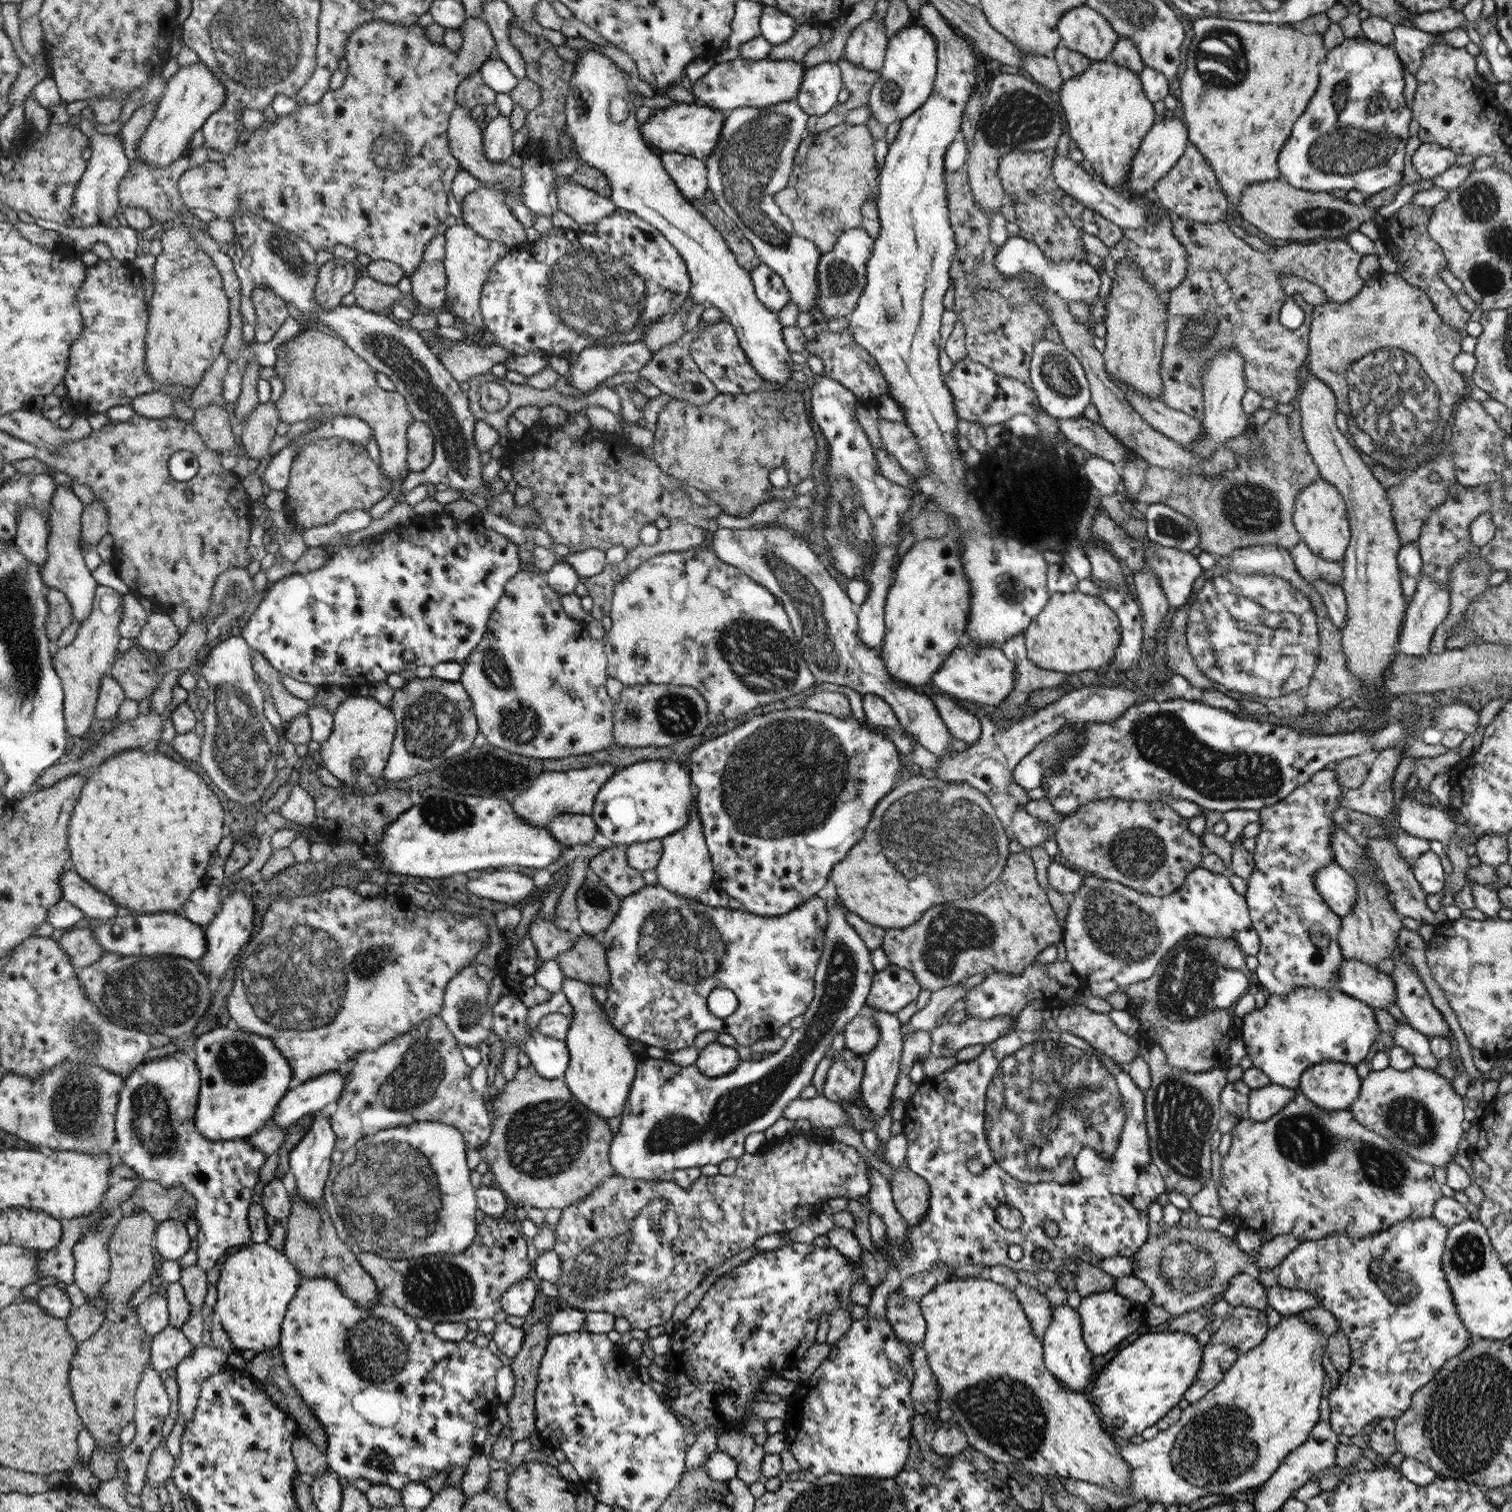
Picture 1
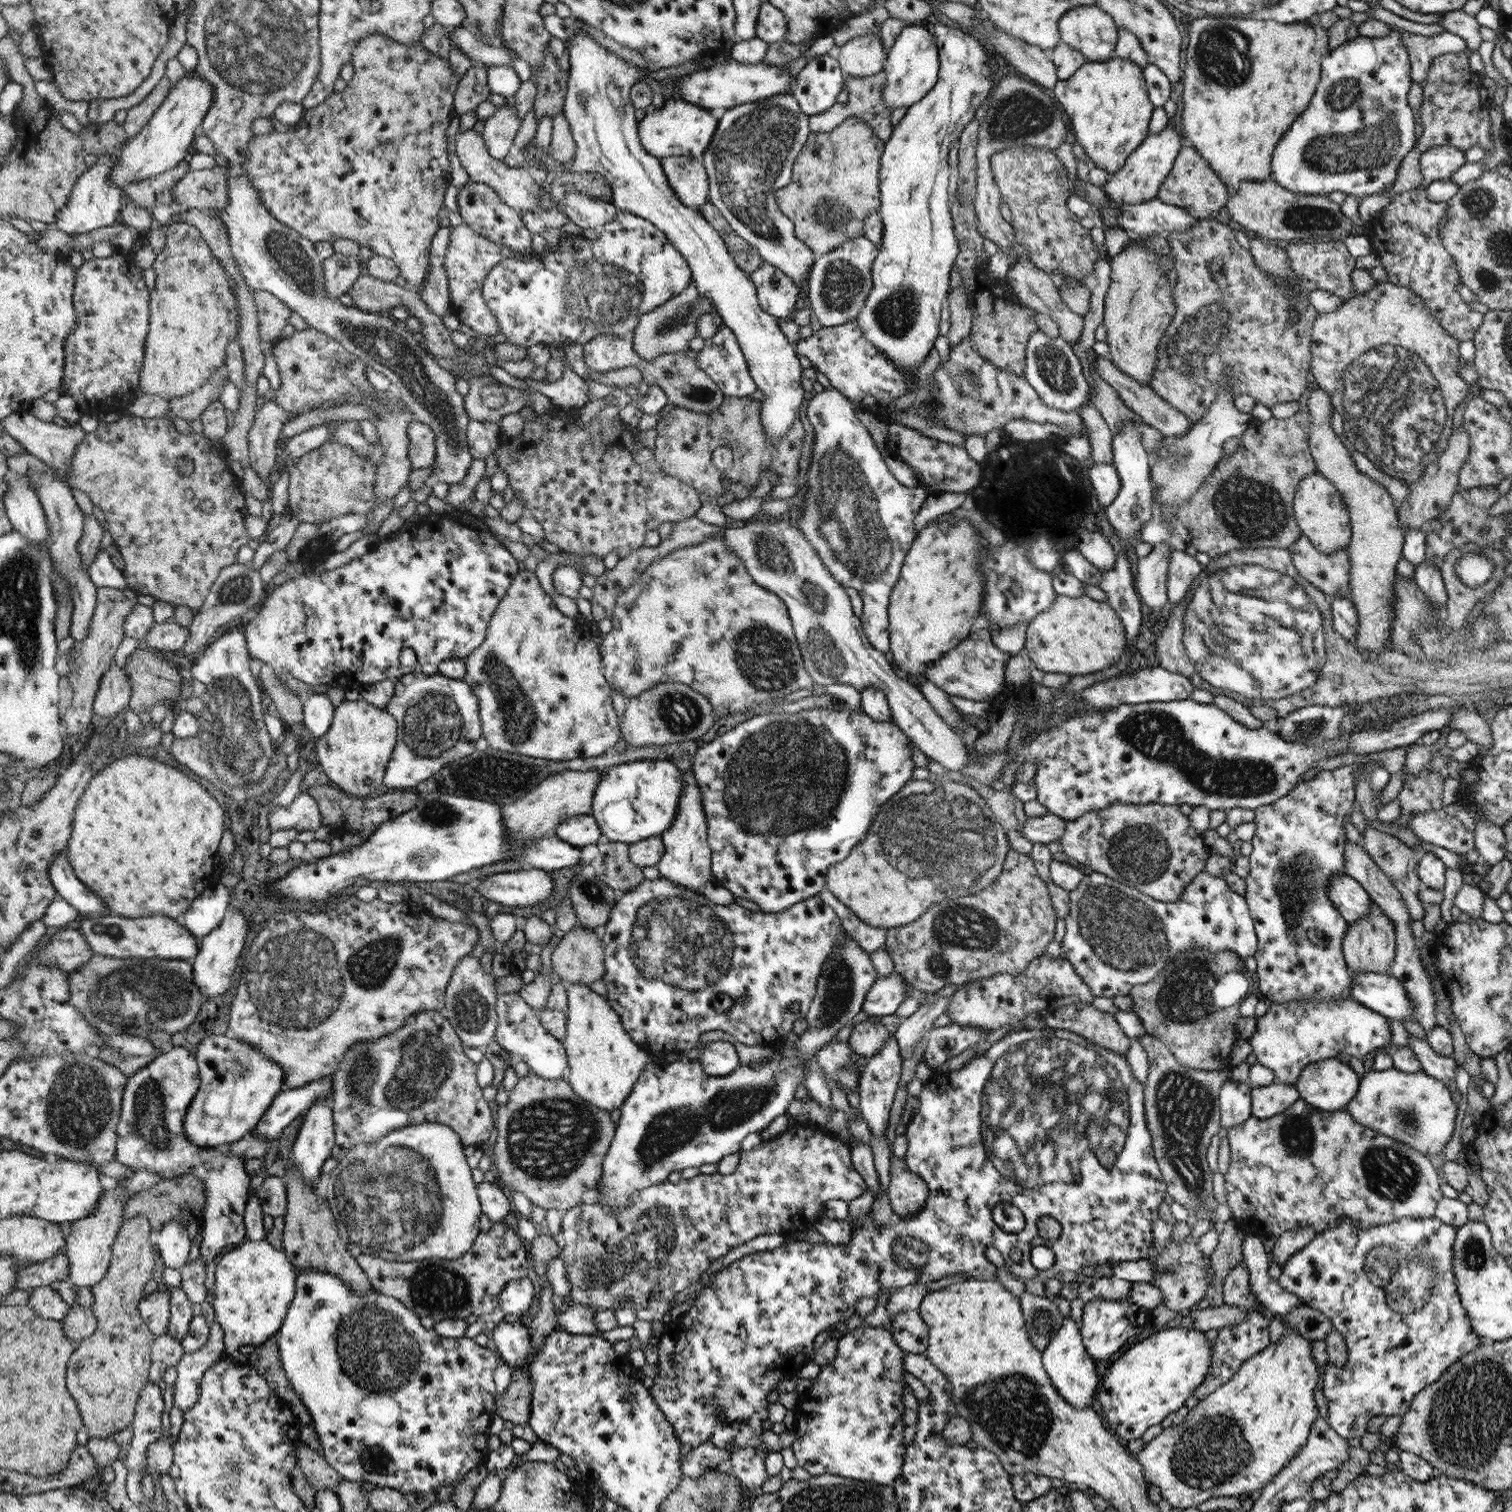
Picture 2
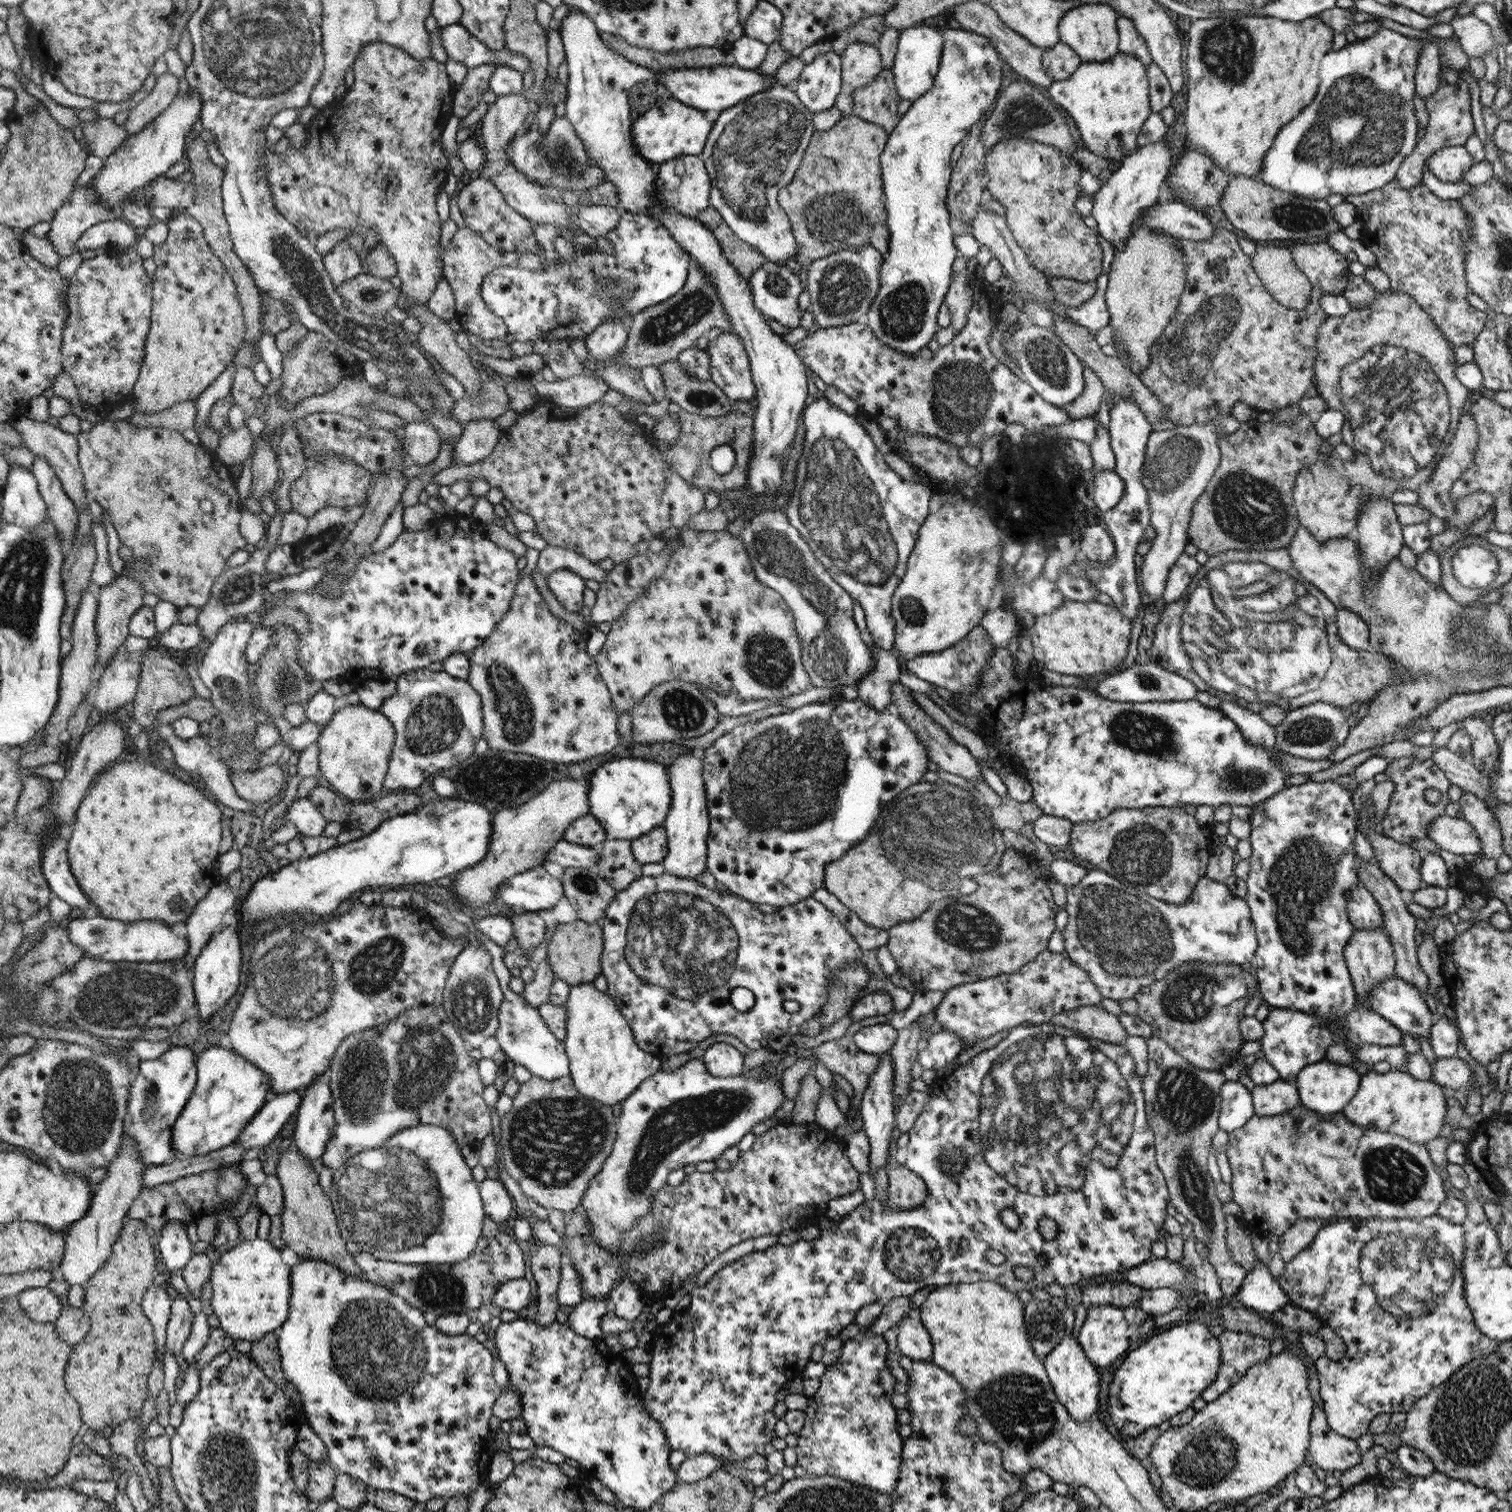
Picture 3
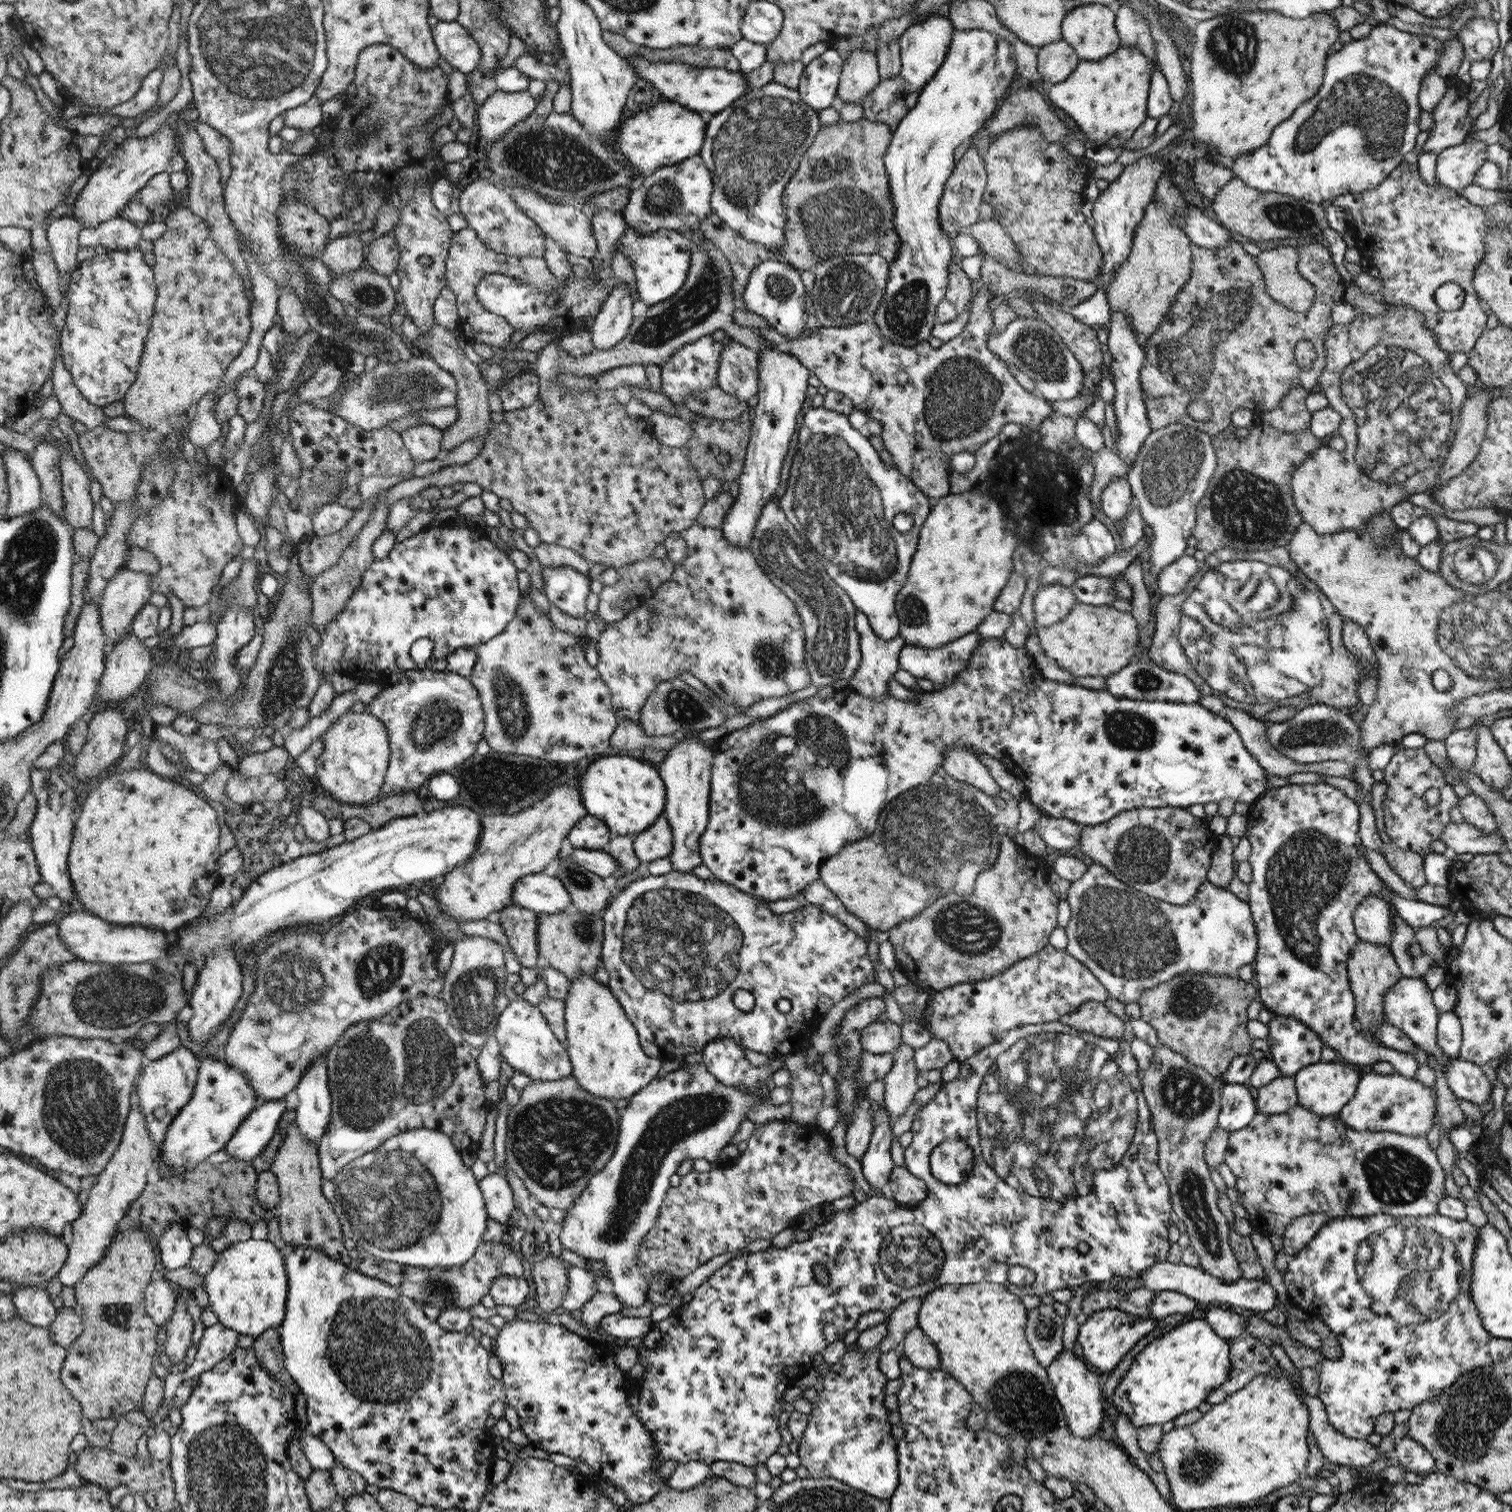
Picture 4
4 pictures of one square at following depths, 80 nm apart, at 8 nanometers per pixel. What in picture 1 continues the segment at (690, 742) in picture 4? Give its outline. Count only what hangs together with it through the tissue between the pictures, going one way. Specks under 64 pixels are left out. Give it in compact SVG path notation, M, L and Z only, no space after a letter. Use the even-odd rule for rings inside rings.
M696 804L690 810L690 822L687 825L683 831L662 840L663 856L655 868L658 883L678 896L706 901L706 891L714 883L715 869L711 861L711 851L704 837L703 819Z

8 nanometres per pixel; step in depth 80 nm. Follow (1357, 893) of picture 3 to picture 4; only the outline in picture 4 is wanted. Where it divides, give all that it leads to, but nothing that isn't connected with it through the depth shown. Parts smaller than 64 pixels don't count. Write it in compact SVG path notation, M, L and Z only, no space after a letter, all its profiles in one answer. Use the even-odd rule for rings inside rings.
M1367 896L1356 907L1353 925L1359 940L1379 946L1391 946L1393 916L1388 903L1376 896Z

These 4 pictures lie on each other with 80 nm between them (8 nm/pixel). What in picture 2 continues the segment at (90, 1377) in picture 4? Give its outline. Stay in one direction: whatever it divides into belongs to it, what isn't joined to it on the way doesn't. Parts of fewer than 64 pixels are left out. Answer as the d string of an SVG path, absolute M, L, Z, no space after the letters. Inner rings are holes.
M144 1216L132 1219L124 1218L123 1226L112 1245L112 1258L103 1279L91 1288L94 1303L92 1313L98 1322L98 1328L89 1337L83 1338L76 1346L75 1352L68 1362L68 1388L82 1414L83 1423L88 1428L90 1437L113 1438L124 1427L134 1422L136 1407L150 1379L150 1352L153 1351L154 1333L147 1322L140 1316L139 1304L143 1299L144 1286L152 1280L154 1270L154 1250L150 1242L150 1226Z

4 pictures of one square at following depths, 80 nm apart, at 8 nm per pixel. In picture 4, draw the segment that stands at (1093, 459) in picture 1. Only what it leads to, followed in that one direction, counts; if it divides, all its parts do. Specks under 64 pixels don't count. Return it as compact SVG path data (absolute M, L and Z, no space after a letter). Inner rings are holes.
M1126 477L1113 480L1105 486L1104 493L1100 495L1100 504L1103 514L1109 520L1125 518L1125 514L1132 505L1132 492Z

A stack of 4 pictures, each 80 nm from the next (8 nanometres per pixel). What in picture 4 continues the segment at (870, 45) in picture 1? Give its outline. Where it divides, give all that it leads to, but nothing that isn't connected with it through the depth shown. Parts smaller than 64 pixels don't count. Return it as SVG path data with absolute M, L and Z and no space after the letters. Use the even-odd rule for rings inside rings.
M852 51L839 80L837 102L863 102L881 82L877 53L871 51Z

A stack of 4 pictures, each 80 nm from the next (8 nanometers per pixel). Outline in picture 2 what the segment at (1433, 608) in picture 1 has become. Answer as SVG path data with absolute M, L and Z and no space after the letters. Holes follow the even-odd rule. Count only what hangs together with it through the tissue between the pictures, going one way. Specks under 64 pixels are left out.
M1422 561L1416 568L1414 577L1415 583L1422 589L1427 596L1429 603L1433 604L1435 610L1446 605L1448 595L1444 589L1440 569L1431 565L1430 561Z

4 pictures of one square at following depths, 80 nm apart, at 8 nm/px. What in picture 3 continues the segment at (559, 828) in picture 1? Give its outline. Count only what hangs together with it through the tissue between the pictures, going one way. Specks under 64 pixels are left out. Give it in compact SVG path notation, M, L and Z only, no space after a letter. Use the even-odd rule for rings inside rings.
M590 812L576 819L563 836L563 840L571 844L590 848L604 843L606 839L606 830L600 824L599 819Z

